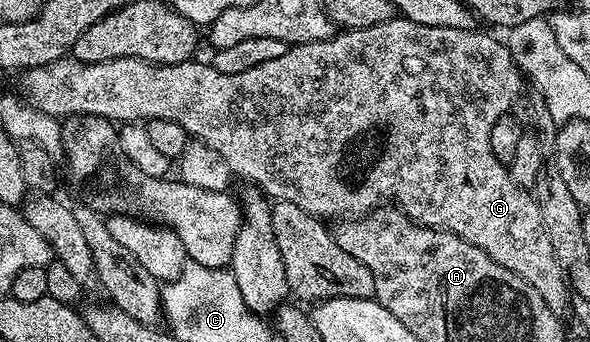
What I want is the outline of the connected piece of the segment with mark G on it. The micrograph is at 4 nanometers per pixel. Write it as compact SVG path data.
M395 16L383 24L375 24L362 30L337 32L325 42L299 43L290 45L283 56L275 60L267 60L264 64L255 64L255 68L247 68L247 72L224 74L212 64L205 66L198 60L180 62L170 66L156 66L154 62L144 62L141 58L116 58L106 62L78 62L72 56L55 60L46 66L36 66L20 75L21 90L26 102L42 114L54 116L76 116L86 118L107 118L114 124L147 123L151 120L175 120L179 128L183 128L190 139L210 146L219 156L223 156L229 165L230 175L242 178L266 198L273 202L290 202L313 218L330 220L356 220L373 213L374 210L392 204L402 214L406 214L418 226L429 226L432 230L446 230L463 240L467 240L487 254L493 262L498 262L515 276L523 276L539 296L557 315L561 316L569 310L569 284L560 264L555 260L555 252L551 248L551 240L547 236L547 228L543 224L543 216L539 216L539 204L528 189L513 182L508 169L499 160L495 160L495 152L491 152L491 128L495 120L510 113L512 102L523 94L521 78L523 71L511 56L508 45L489 34L476 34L473 28L447 28L446 26L428 26L415 24L411 20Z

